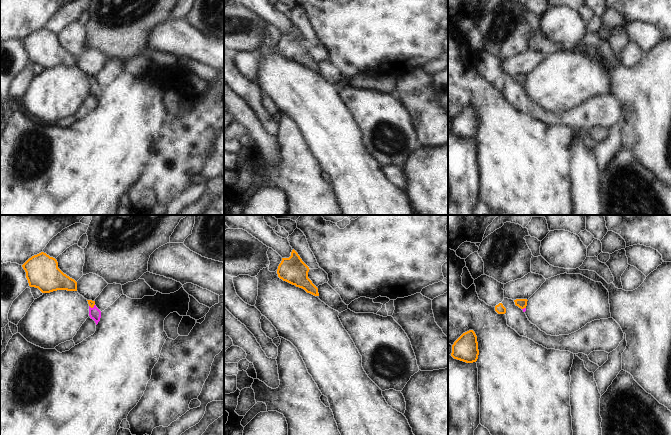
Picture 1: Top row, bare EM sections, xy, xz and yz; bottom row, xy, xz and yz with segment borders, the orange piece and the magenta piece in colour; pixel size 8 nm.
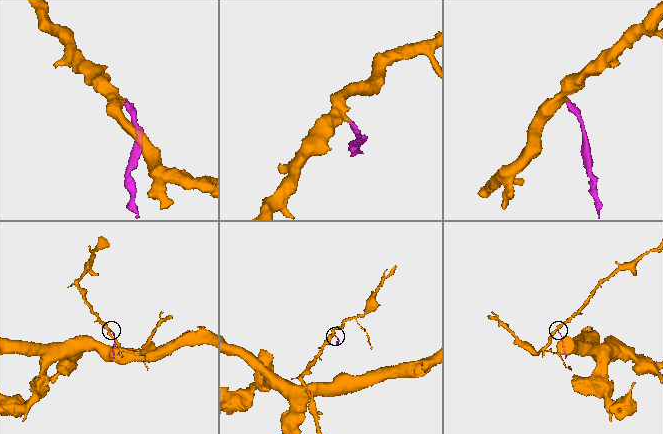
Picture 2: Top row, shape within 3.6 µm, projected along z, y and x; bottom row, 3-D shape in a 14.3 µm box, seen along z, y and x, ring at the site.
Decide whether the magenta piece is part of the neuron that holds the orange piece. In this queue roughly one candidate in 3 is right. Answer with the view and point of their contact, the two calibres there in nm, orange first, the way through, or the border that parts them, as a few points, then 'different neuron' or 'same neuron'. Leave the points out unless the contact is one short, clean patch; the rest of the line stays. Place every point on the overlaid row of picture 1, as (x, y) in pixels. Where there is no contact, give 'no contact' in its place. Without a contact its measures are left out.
contact xy (92, 307); calibres 50 and 90 nm; way xy (91, 303), (92, 307), (94, 313); same neuron

